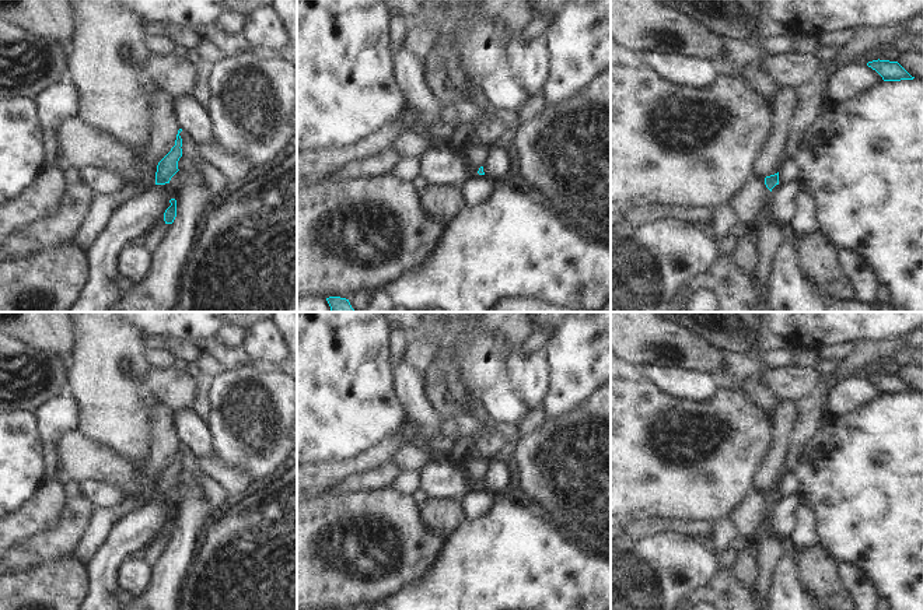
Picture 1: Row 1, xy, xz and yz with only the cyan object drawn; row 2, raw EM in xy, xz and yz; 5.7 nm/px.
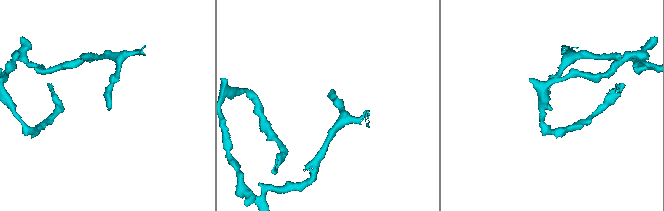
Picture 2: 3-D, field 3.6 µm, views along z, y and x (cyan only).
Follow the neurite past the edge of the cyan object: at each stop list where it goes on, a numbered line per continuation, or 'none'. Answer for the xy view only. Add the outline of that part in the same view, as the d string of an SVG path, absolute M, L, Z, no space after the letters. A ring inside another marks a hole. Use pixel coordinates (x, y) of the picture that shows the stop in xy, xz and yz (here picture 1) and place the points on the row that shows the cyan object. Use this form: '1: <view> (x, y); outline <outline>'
1: xy (157, 234); outline M162 220L150 229L150 232L143 238L141 245L155 255L160 243L165 239L168 229L169 224Z

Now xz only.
1: xz (476, 157); outline M475 143L473 147L465 154L465 158L472 168L479 171L479 168L485 165L490 150L492 147L486 144Z

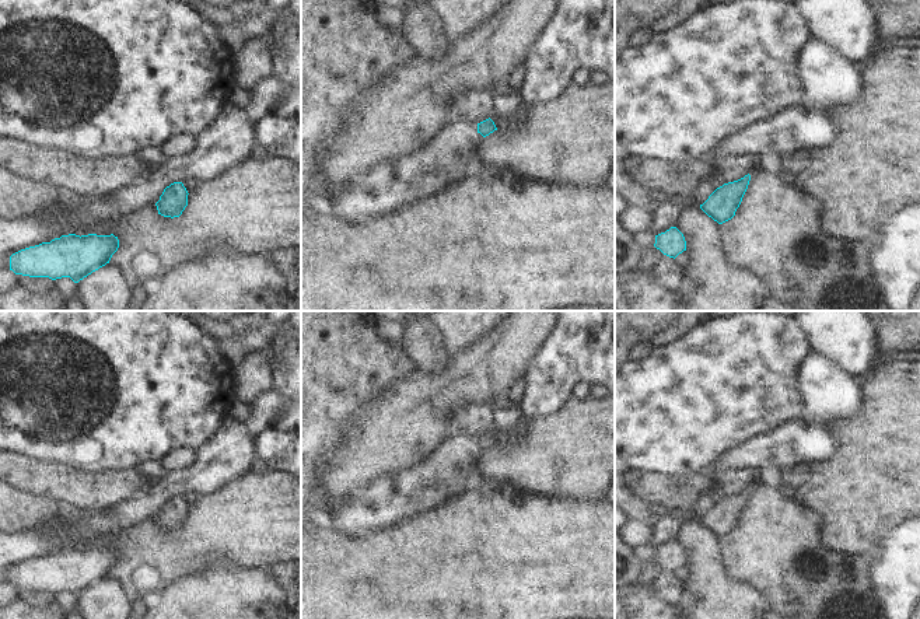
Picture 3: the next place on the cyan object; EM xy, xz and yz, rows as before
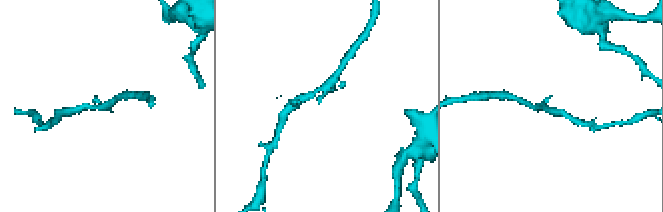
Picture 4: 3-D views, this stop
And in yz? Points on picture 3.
none

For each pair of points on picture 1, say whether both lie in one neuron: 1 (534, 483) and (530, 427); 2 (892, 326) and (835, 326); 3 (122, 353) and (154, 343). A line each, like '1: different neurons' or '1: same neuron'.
1: different neurons
2: same neuron
3: different neurons

